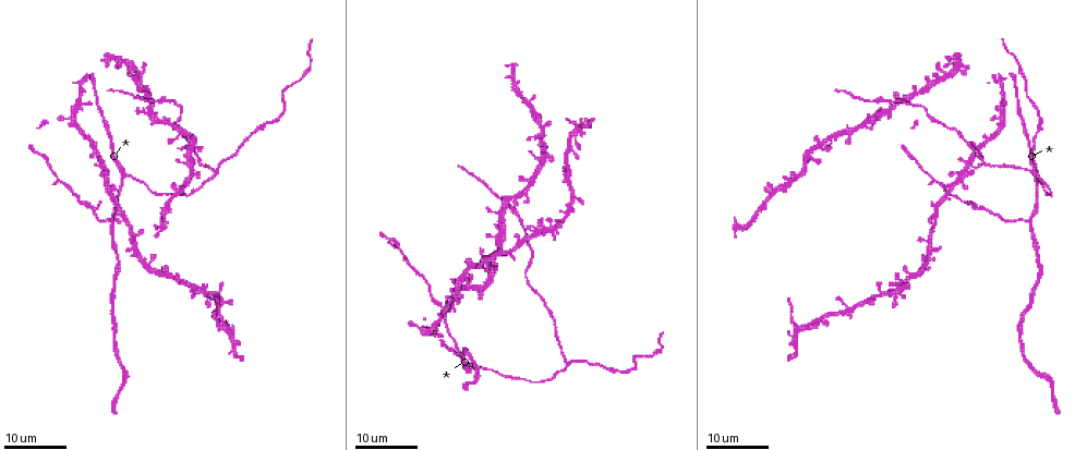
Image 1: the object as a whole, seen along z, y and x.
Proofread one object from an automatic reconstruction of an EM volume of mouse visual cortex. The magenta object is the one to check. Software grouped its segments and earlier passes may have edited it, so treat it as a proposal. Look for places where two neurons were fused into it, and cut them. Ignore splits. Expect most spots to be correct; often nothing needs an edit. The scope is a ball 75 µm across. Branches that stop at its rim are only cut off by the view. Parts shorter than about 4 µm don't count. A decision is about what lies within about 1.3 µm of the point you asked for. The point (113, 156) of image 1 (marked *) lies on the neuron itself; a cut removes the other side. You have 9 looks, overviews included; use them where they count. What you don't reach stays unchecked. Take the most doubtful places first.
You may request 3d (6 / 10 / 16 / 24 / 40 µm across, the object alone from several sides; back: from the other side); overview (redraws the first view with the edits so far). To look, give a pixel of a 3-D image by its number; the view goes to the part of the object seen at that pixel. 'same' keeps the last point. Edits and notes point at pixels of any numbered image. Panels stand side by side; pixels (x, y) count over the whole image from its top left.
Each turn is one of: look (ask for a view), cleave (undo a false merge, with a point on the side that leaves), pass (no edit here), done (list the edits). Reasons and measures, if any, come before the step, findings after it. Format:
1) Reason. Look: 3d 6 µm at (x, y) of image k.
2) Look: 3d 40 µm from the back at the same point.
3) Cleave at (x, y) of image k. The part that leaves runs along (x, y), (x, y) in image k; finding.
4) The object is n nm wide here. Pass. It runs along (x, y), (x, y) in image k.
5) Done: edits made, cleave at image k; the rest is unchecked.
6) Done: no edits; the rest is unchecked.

Look: 3d 24 µm at (227, 326) of image 1.

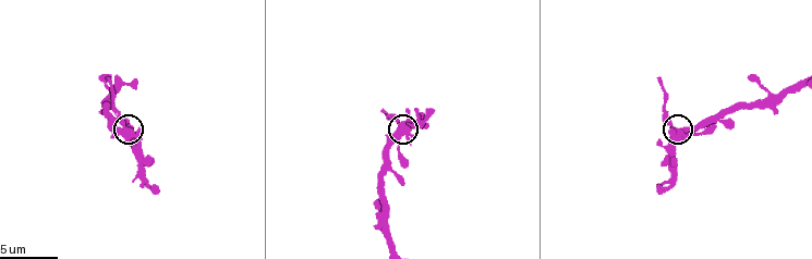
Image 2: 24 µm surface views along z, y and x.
Look: 3d 6 µm at (126, 126) of image 2.

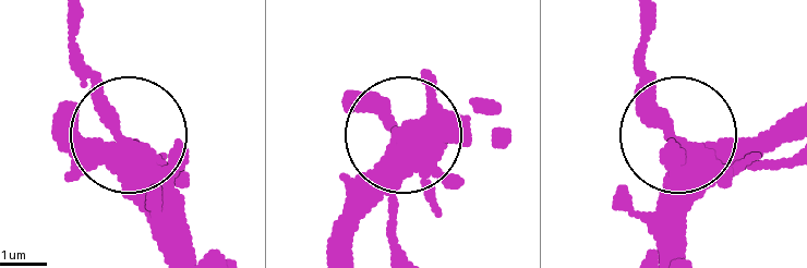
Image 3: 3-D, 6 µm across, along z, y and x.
Cleave at (76, 74) of image 3. The part that leaves runs along (115, 120), (80, 19) in image 3; a second neuron is stuck on.

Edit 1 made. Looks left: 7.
Look: overview.

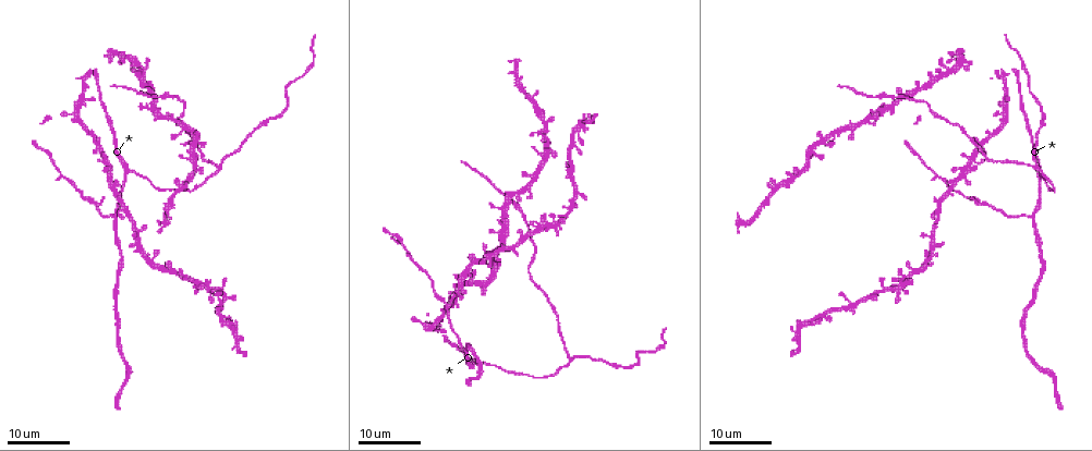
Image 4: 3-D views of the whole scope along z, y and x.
Arms part here. Look: 3d 16 µm at (512, 205) of image 4.

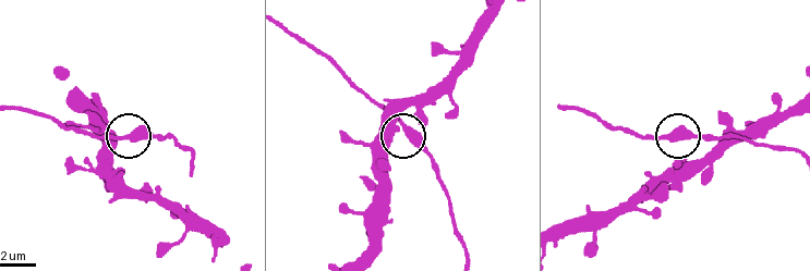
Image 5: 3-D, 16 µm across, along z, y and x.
Look: 3d 10 µm at (131, 138) of image 5.

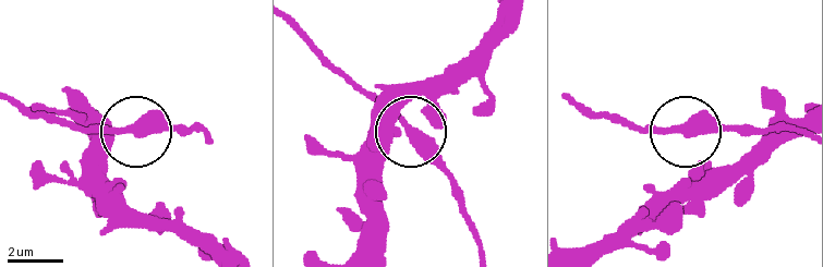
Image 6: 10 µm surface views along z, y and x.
Other side. Look: 3d 10 µm from the back at (689, 130) of image 6.

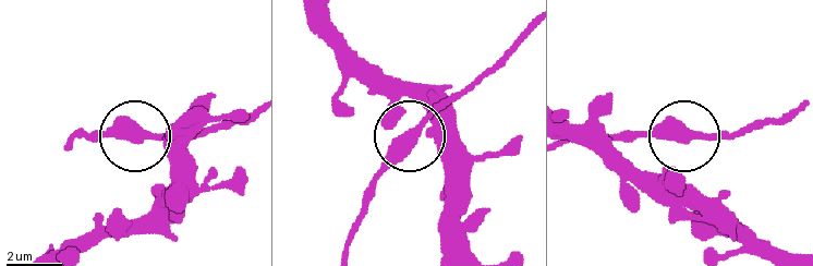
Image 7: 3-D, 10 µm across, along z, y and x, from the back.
The object is 280 nm wide here. Pass. It runs along (343, 253), (364, 190), (383, 161), (465, 87) in image 7; continuous, no second neuron.

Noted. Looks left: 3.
Look: 3d 24 µm at (1033, 168) of image 4.

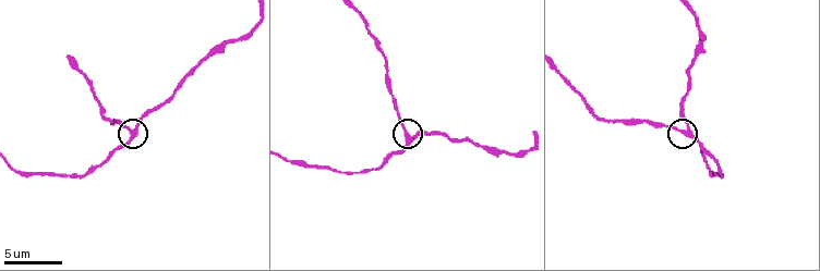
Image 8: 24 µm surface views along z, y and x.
Look: 3d 6 µm at (685, 132) of image 8.

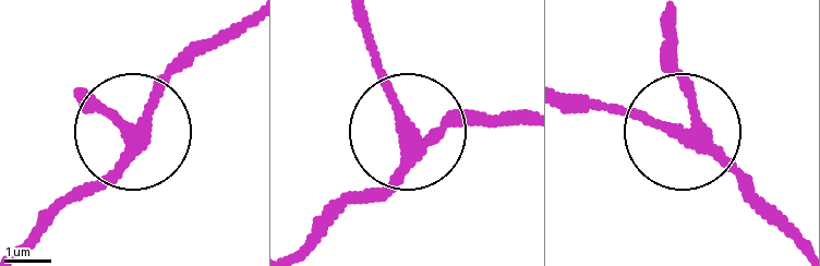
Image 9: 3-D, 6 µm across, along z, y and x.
3 arms meet here. Pass. It runs along (24, 250), (125, 160), (142, 109), (219, 31) in image 9; all the same neuron.

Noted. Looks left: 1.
Done: edits made, cleave at image 3; the rest is unchecked.

